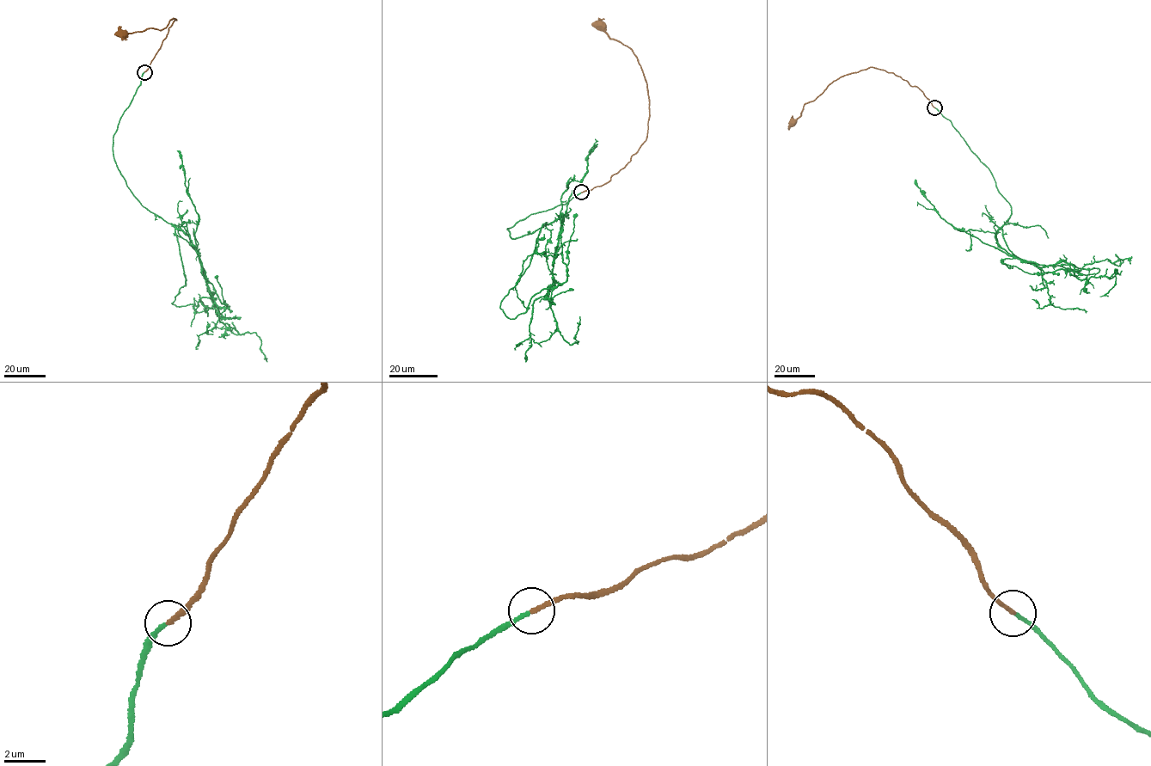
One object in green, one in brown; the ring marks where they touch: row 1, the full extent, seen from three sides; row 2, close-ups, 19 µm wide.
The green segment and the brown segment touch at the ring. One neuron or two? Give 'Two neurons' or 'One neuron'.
One neuron

